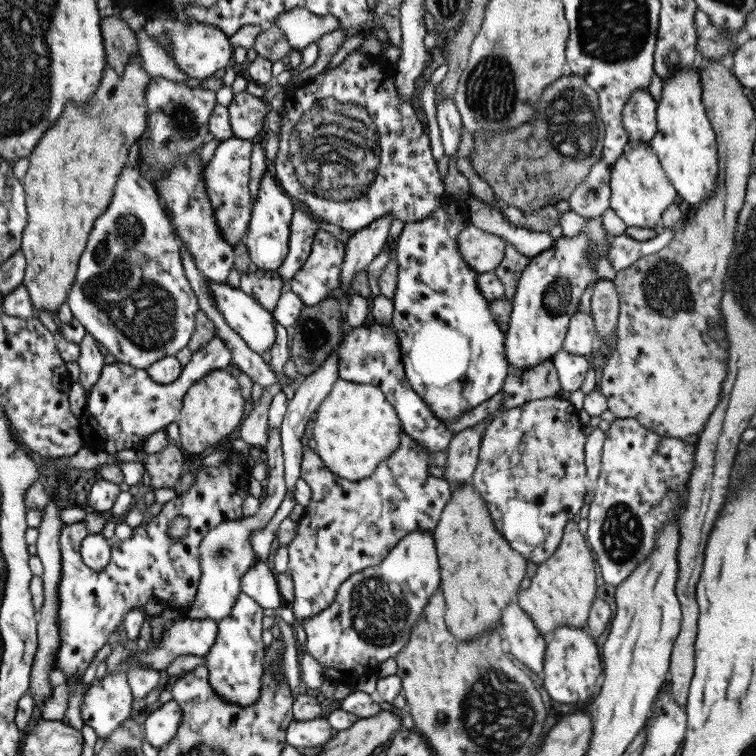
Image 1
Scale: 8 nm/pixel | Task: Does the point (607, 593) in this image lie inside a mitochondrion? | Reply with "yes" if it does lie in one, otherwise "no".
no

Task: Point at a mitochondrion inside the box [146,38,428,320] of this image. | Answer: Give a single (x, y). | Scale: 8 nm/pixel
(334, 146)

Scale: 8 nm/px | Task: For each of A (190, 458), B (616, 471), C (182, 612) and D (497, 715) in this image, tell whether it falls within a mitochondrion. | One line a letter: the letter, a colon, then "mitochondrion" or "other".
A: other
B: other
C: other
D: mitochondrion

